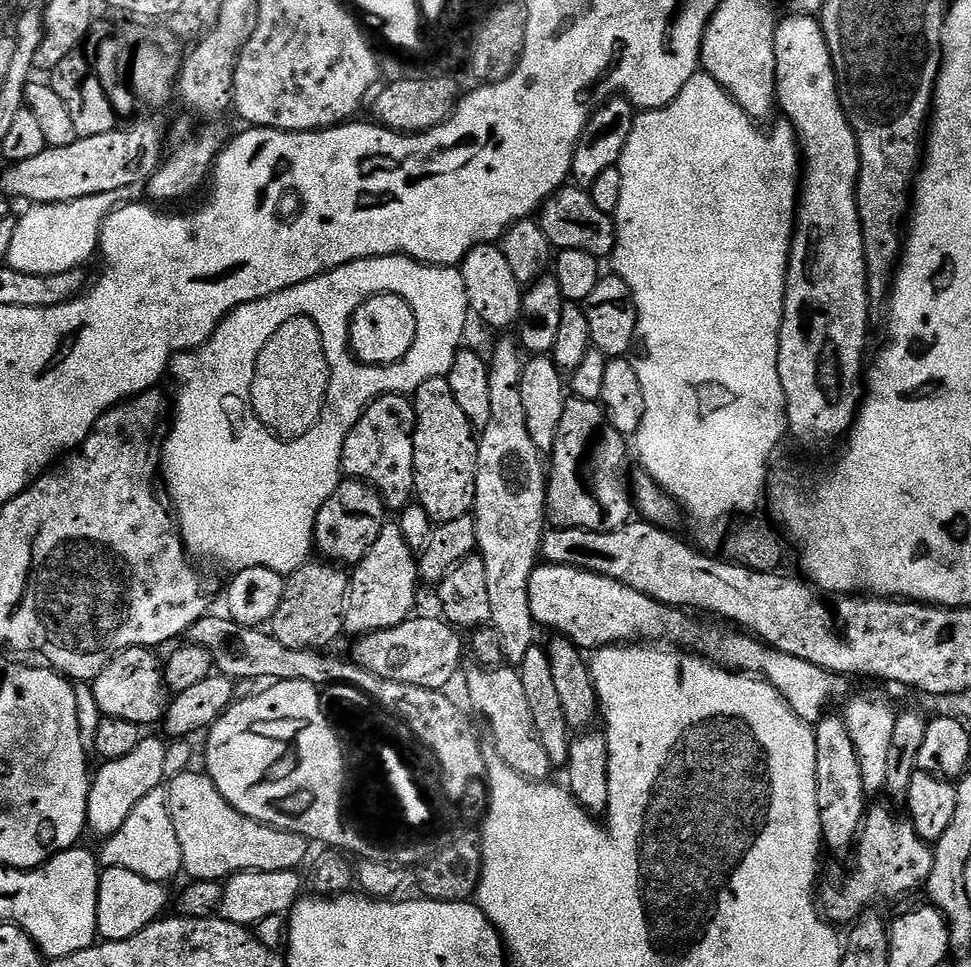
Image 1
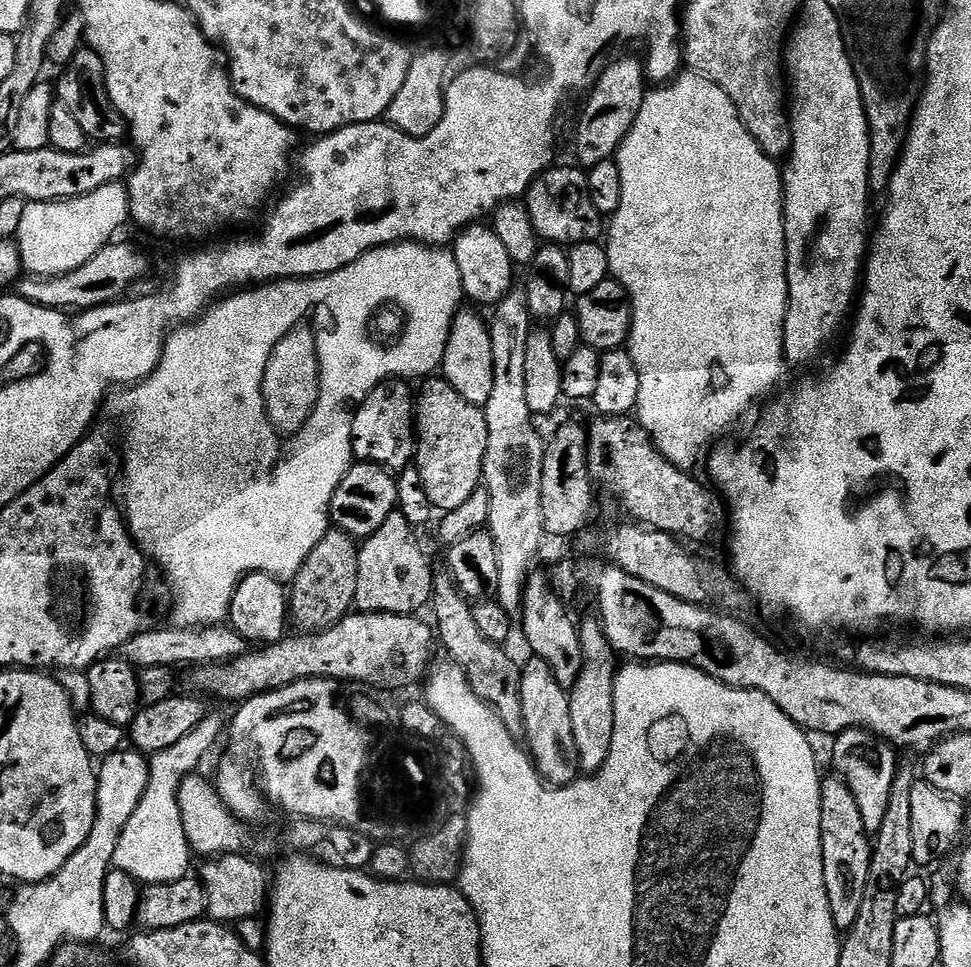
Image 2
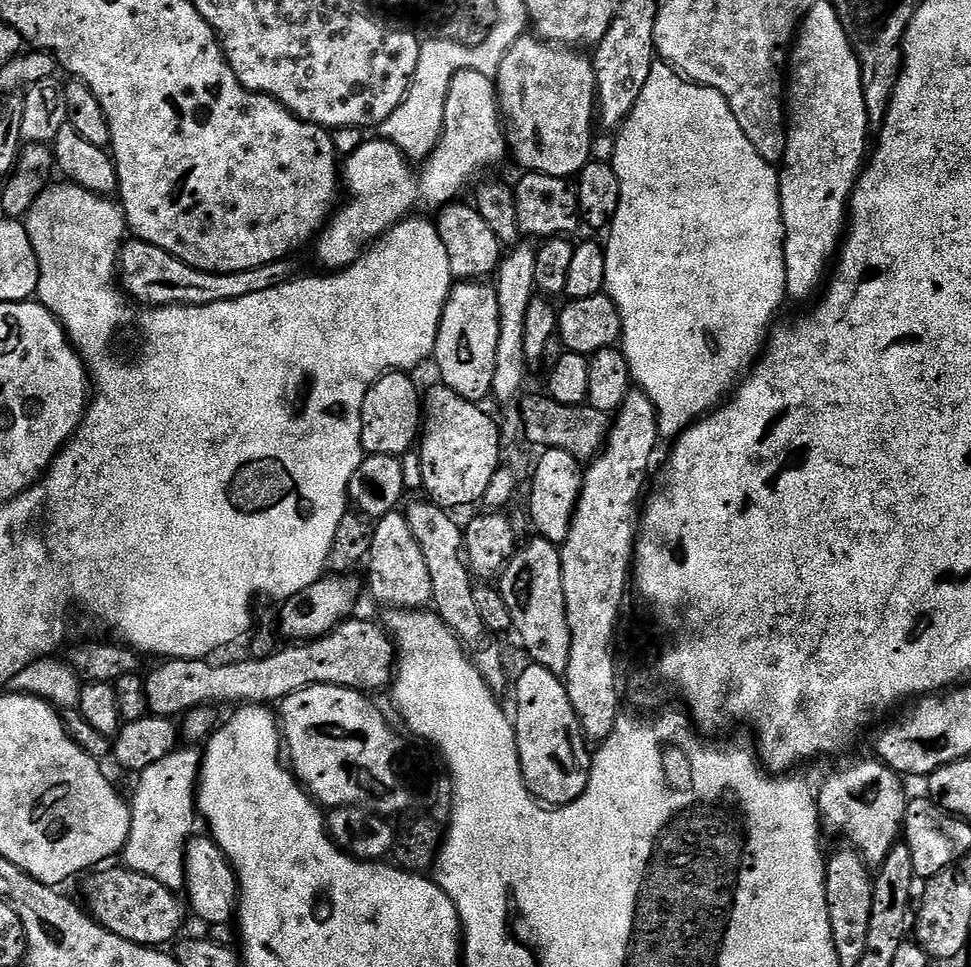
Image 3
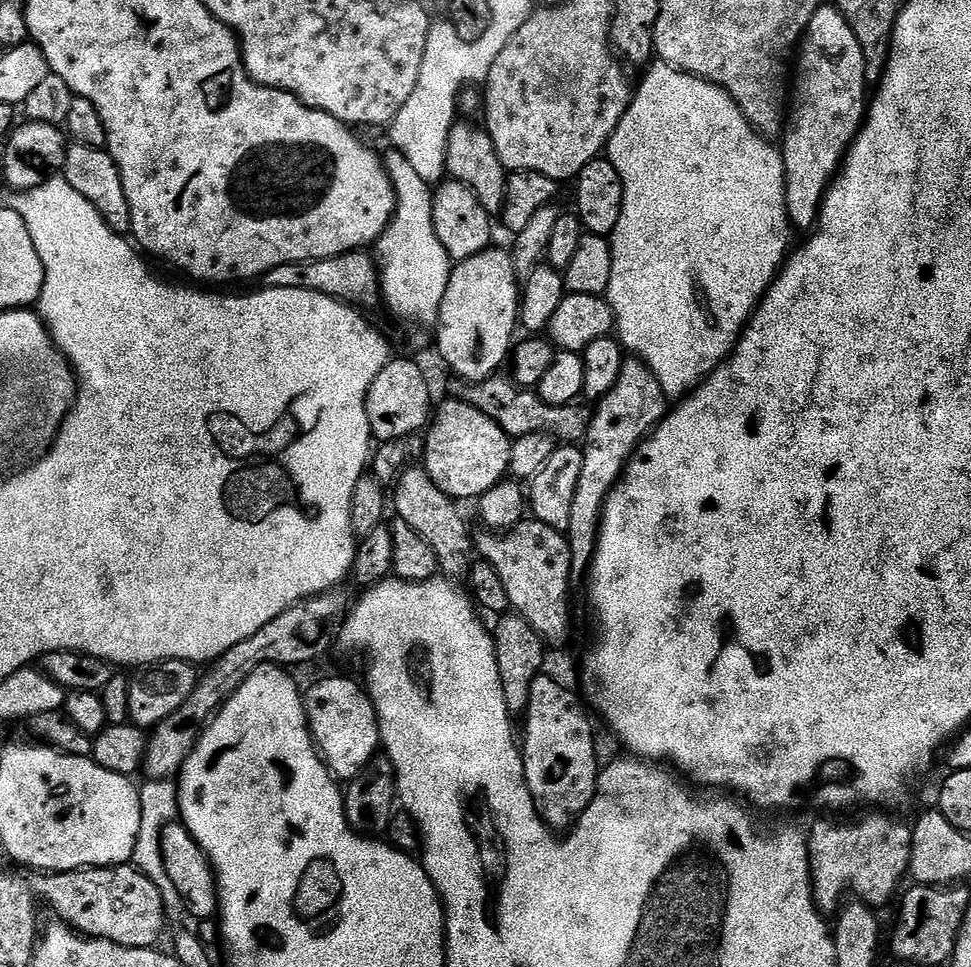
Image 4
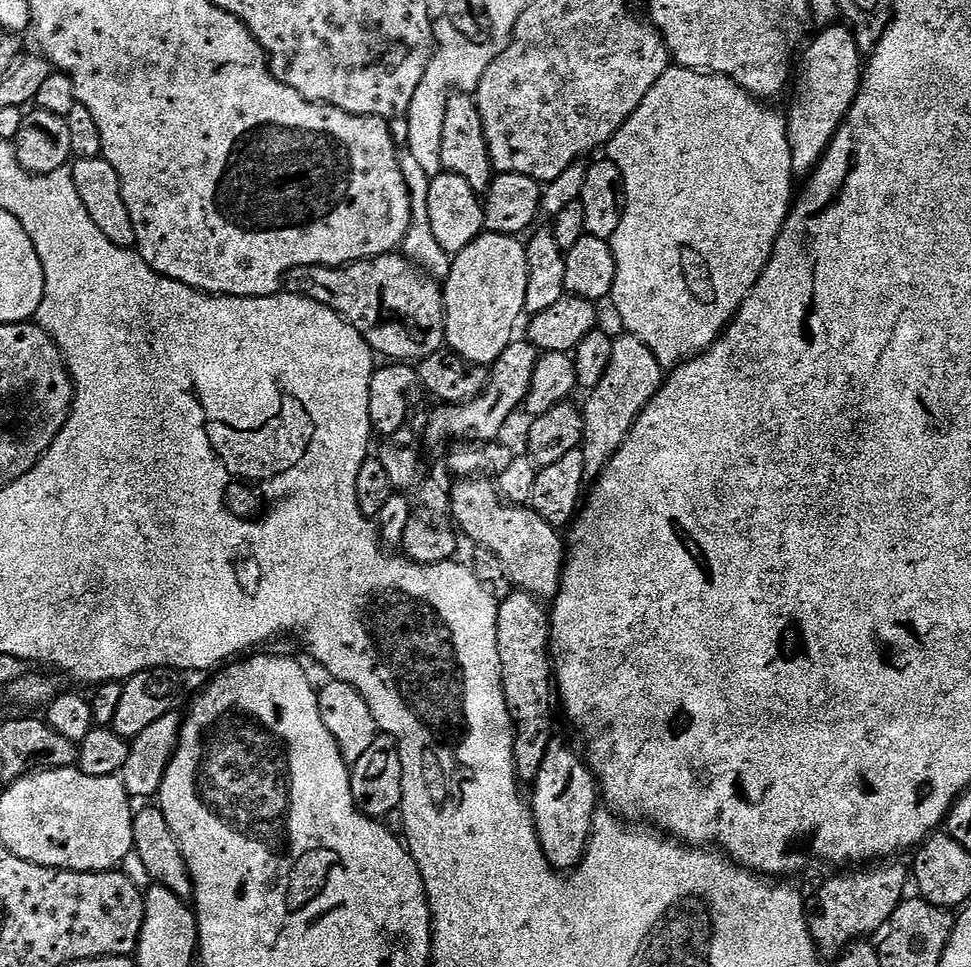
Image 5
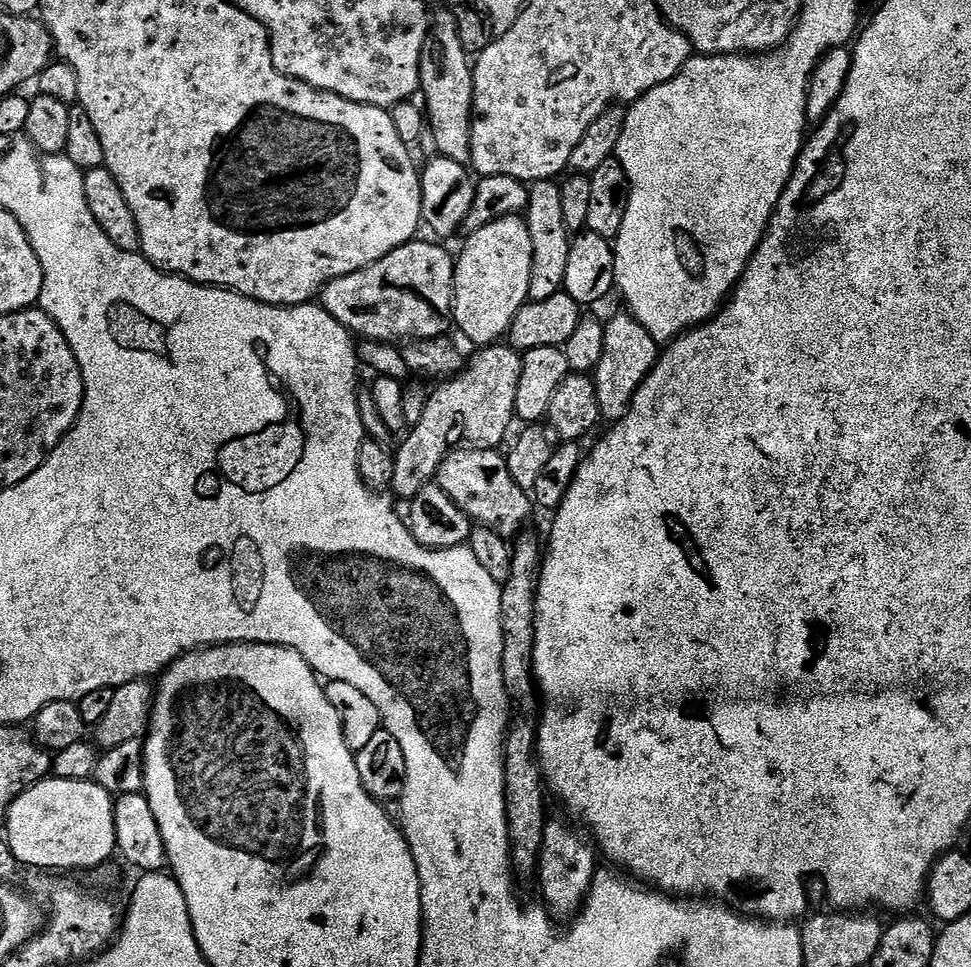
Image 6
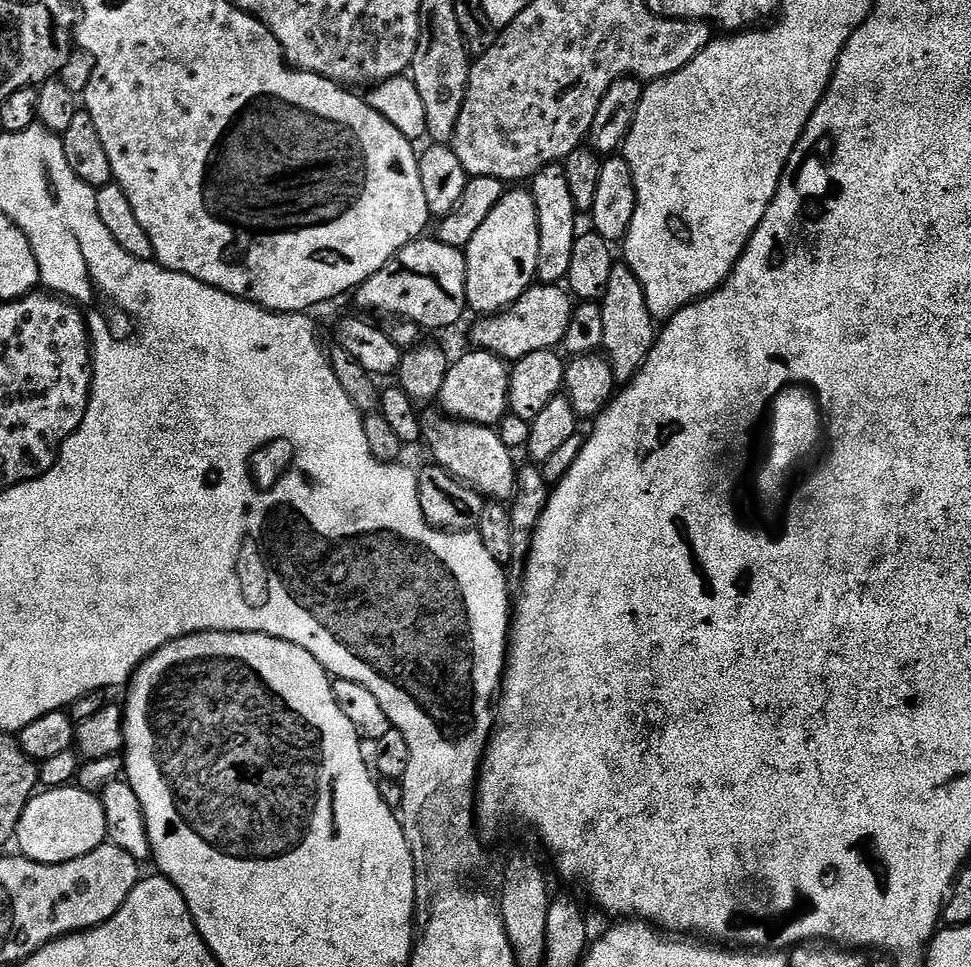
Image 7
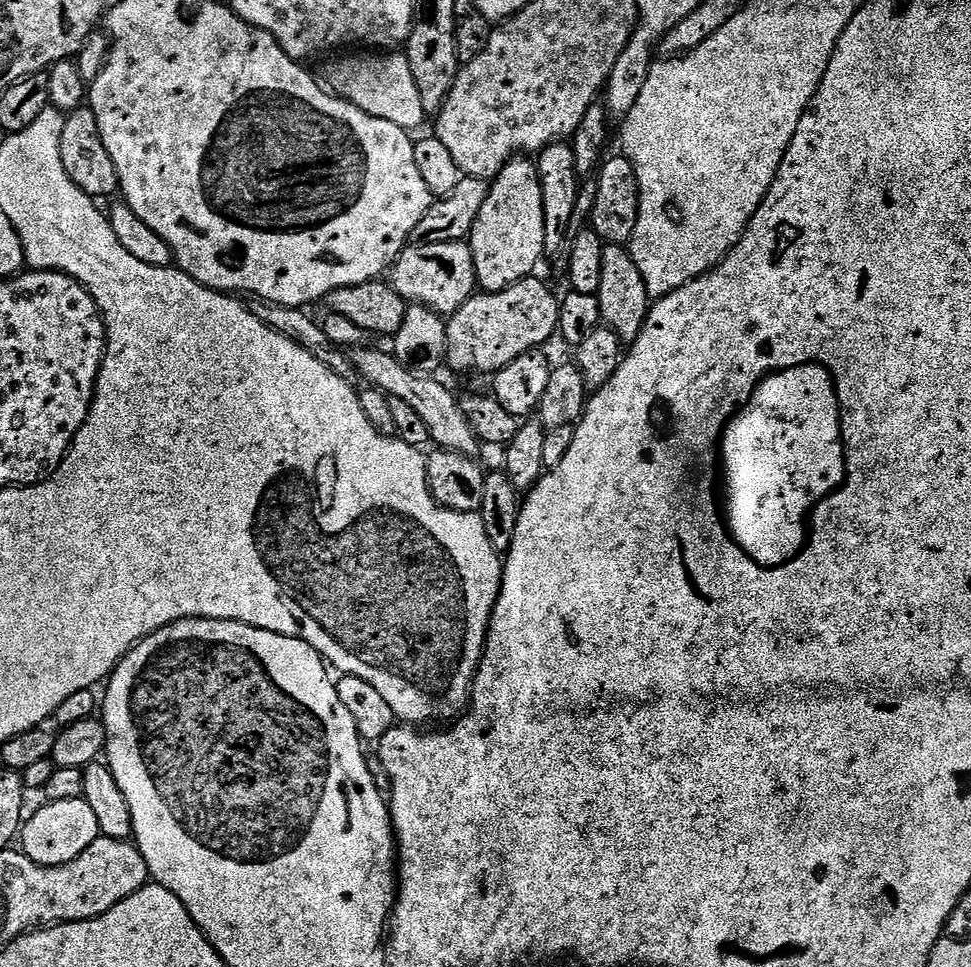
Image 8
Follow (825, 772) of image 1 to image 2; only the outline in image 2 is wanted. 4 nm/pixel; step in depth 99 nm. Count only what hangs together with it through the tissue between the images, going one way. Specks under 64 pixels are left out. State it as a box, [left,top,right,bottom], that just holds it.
[820,775,872,934]

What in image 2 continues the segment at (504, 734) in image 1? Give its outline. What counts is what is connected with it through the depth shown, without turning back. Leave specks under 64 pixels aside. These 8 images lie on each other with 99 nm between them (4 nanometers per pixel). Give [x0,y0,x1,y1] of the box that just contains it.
[431,575,524,733]

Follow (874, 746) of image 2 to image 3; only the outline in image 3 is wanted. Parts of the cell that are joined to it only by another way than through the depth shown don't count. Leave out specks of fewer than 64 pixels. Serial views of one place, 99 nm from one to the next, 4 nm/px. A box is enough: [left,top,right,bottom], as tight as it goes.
[816,760,909,866]

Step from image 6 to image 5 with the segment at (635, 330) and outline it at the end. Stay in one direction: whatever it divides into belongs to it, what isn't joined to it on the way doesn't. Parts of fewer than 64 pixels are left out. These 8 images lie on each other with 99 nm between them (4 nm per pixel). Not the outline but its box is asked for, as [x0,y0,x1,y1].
[579,334,666,478]

